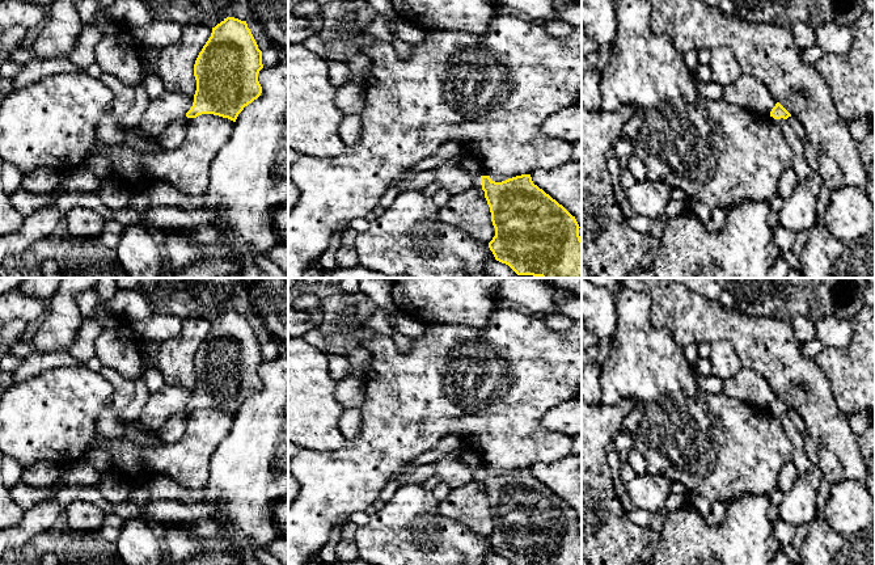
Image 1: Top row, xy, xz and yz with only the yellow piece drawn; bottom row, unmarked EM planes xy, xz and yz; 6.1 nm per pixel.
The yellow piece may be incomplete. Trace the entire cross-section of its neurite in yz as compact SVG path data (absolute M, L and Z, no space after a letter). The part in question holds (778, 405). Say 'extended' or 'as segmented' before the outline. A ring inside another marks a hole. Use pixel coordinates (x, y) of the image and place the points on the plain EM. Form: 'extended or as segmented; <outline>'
extended; M779 396L772 402L770 410L786 427L790 426L786 413L791 410L791 408Z

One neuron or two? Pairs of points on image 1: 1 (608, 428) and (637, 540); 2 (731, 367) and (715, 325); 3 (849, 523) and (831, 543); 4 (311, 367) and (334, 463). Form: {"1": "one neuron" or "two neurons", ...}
{"1": "one neuron", "2": "two neurons", "3": "two neurons", "4": "two neurons"}

